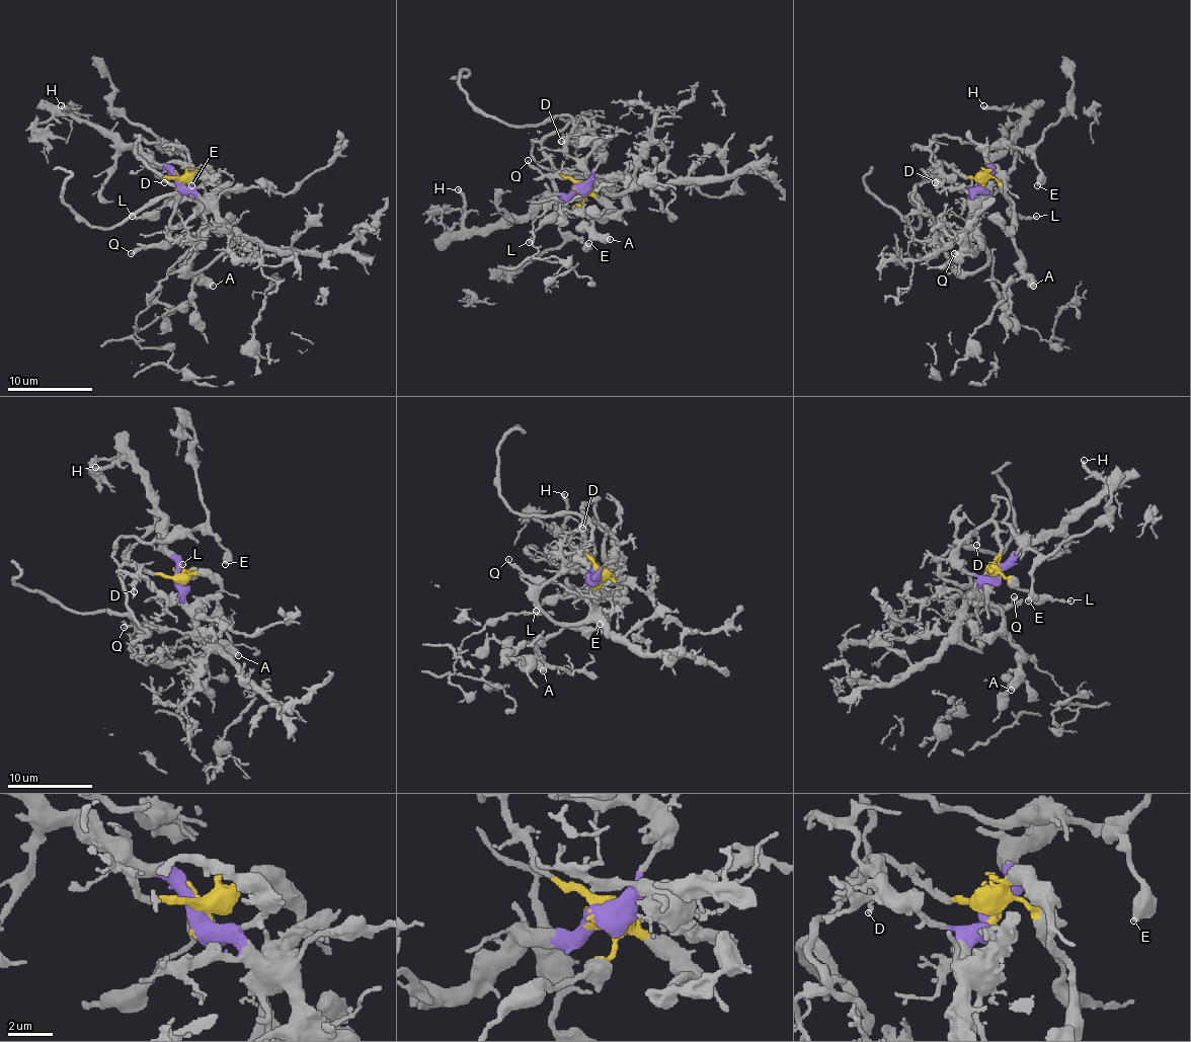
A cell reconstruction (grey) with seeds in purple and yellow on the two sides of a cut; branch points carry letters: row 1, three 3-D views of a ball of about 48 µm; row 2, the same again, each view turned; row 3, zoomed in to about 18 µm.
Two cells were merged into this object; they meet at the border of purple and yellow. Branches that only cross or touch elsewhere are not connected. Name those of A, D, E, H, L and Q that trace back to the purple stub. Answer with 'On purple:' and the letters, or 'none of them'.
On purple: D, H, Q

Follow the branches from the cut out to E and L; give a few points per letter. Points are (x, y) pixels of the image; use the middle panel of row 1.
E: (576, 189), (532, 141), (534, 160), (553, 174), (559, 230), (585, 246), (589, 242)
L: (576, 189), (582, 195), (582, 202), (547, 221), (528, 242)

